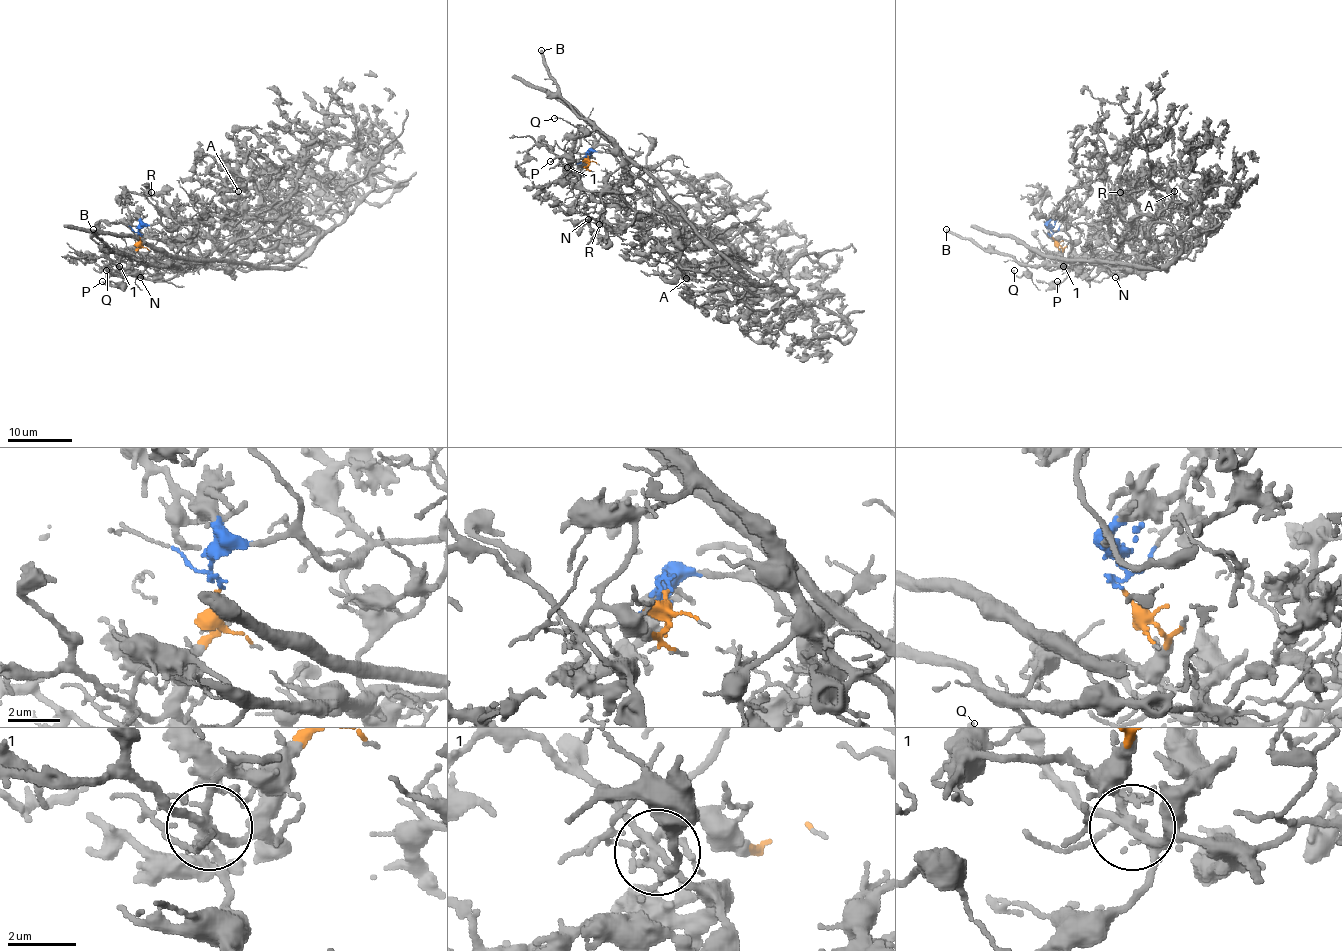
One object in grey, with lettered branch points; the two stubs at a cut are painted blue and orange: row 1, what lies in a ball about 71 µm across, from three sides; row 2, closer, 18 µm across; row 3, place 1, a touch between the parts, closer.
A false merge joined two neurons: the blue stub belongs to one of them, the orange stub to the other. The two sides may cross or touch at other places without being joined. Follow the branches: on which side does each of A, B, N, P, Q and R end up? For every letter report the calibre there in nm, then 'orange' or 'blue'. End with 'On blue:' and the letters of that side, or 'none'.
A: 480 nm thick; blue
B: 320 nm thick; orange
N: 100 nm thick; orange
P: 120 nm thick; orange
Q: 120 nm thick; orange
R: 170 nm thick; blue
On blue: A, R

